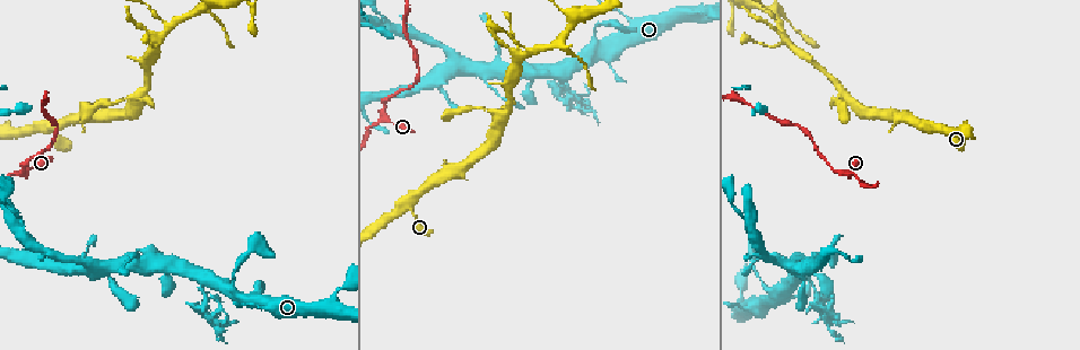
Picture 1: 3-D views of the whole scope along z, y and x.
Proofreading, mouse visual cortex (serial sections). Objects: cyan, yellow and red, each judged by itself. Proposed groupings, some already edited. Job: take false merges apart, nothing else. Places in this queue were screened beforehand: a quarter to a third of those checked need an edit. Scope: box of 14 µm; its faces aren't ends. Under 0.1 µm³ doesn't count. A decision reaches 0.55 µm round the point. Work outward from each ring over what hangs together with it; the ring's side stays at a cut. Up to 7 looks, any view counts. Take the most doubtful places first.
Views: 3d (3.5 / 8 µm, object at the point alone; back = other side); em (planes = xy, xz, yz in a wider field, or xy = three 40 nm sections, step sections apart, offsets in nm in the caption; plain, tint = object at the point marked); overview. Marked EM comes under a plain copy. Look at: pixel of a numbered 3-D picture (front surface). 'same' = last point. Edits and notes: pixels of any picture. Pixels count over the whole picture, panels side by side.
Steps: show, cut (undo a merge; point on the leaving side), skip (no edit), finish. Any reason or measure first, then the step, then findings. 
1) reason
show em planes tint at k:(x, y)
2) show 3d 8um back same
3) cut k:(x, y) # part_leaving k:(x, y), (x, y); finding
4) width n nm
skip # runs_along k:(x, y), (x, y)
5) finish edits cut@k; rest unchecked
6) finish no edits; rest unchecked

sudden change in width
show 3d 3.5um at 1:(194, 13)

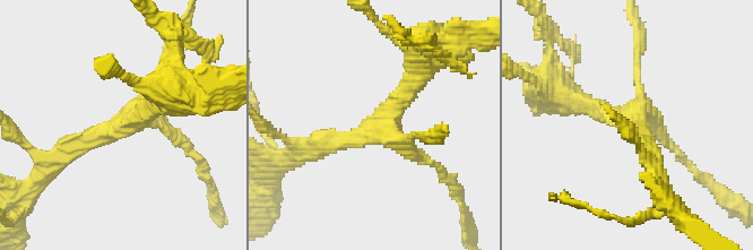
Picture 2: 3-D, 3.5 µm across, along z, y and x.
show em xy step 3 tint at 2:(375, 129)

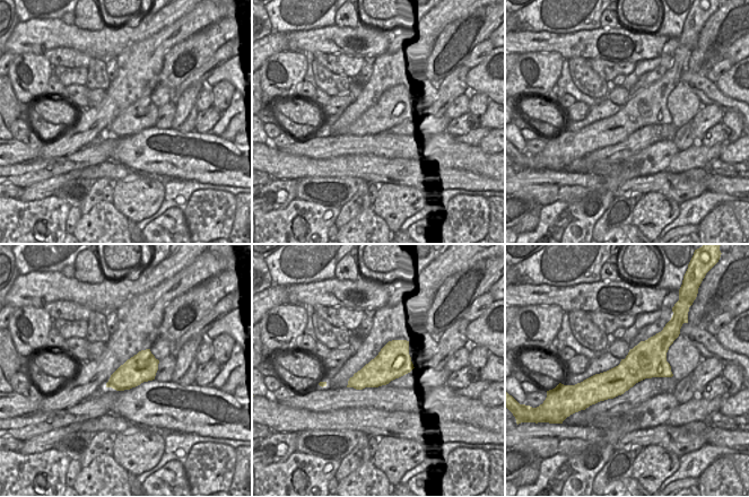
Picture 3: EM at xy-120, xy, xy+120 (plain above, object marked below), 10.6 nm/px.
skip # runs_along 2:(313, 149), (375, 129), (417, 77); one cell here

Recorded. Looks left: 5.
abrupt turn
show 3d 8um at 1:(385, 107)

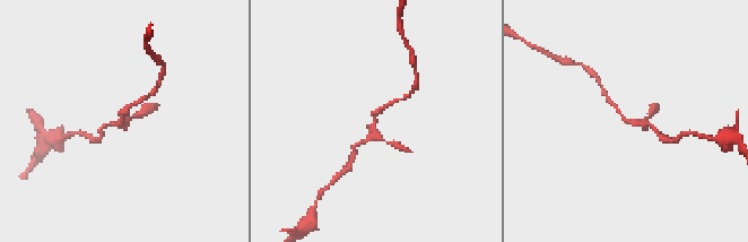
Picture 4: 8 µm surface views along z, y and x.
closer look
show 3d 3.5um at 4:(628, 123)

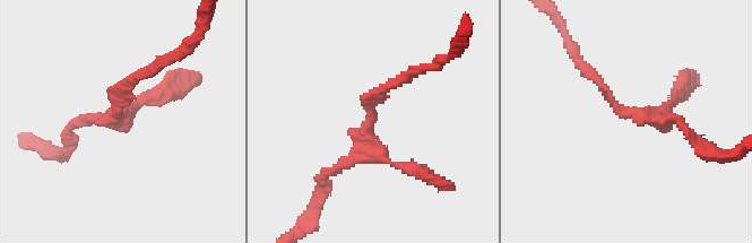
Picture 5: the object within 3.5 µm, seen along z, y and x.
skip # runs_along 5:(677, 93), (660, 114), (625, 114), (585, 69); all the same cell

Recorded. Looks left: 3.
small branch off a trunk
show 3d 3.5um at 1:(564, 80)

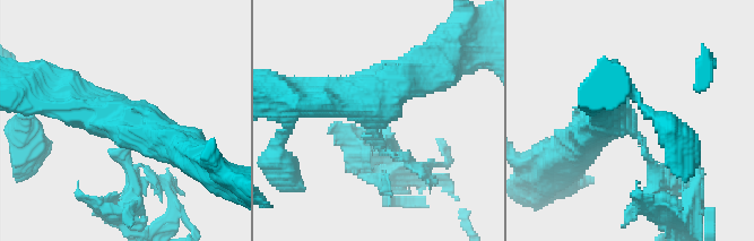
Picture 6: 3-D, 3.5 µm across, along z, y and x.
now the EM
show em planes tint at 6:(625, 119)

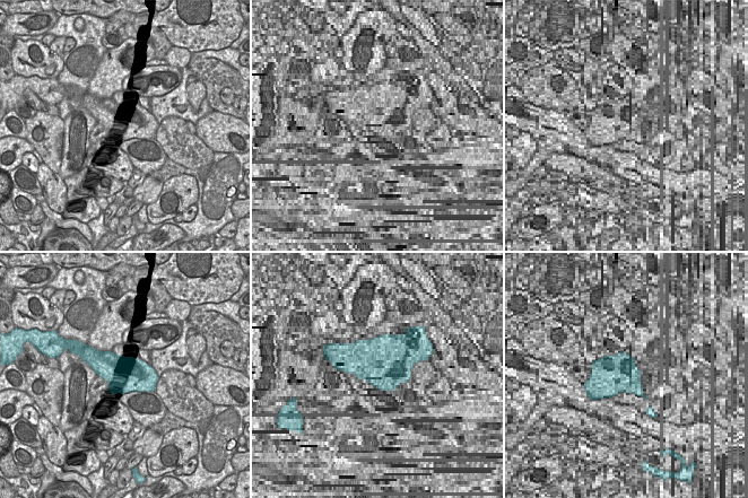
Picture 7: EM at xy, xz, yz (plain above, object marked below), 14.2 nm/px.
arm_widths 150, 400, 500 nm
skip # runs_along 6:(181, 148), (52, 93); continuous, no second cell

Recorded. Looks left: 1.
finish no edits; rest unchecked

